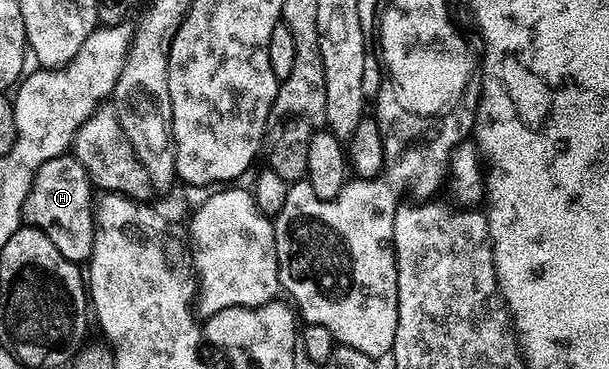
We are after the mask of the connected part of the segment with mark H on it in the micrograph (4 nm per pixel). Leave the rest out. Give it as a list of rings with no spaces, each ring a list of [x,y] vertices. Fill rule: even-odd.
[[[73,154],[57,156],[44,162],[44,166],[34,173],[34,181],[22,207],[23,221],[48,234],[52,246],[76,265],[89,261],[94,245],[94,204],[90,192],[90,175],[80,161]]]

